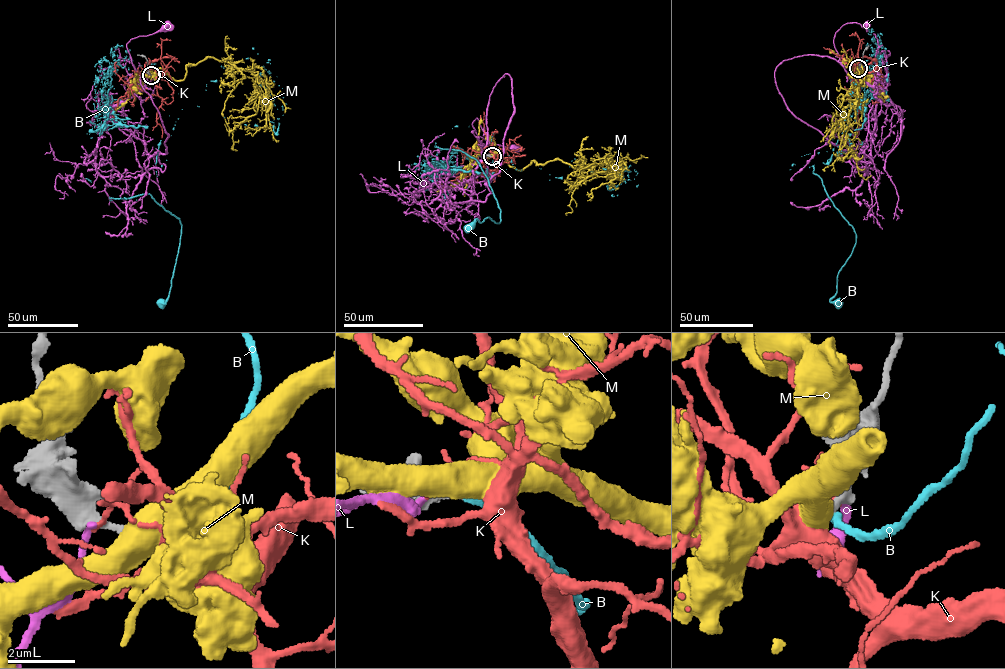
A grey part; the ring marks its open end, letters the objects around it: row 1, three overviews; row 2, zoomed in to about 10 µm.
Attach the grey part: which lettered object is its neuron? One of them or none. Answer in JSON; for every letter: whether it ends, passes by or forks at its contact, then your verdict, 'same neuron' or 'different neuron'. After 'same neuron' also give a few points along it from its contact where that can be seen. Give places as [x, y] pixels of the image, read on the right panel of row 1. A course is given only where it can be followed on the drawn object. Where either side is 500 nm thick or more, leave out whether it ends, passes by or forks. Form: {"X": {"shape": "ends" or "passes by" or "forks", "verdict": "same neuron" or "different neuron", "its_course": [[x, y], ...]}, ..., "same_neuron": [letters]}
{"B": {"shape": "ends", "verdict": "same neuron", "its_course": [[859, 68], [880, 62], [873, 37], [878, 79], [849, 148], [810, 153], [856, 236], [837, 302]]}, "K": {"verdict": "different neuron"}, "L": {"verdict": "different neuron"}, "M": {"verdict": "different neuron"}, "same_neuron": ["B"]}

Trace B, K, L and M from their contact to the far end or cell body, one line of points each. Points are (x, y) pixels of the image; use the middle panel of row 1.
B: (492, 156), (477, 174), (452, 155), (432, 178), (489, 177), (491, 141), (476, 159), (500, 221), (468, 226)
K: (490, 156), (497, 164), (494, 172), (477, 162), (440, 189), (441, 181), (436, 183)
L: (490, 156), (484, 157), (478, 166), (488, 133), (477, 118), (472, 126), (478, 135), (515, 148)
M: (492, 155), (518, 170), (534, 161), (593, 164), (585, 179), (564, 182), (577, 185), (566, 215)

